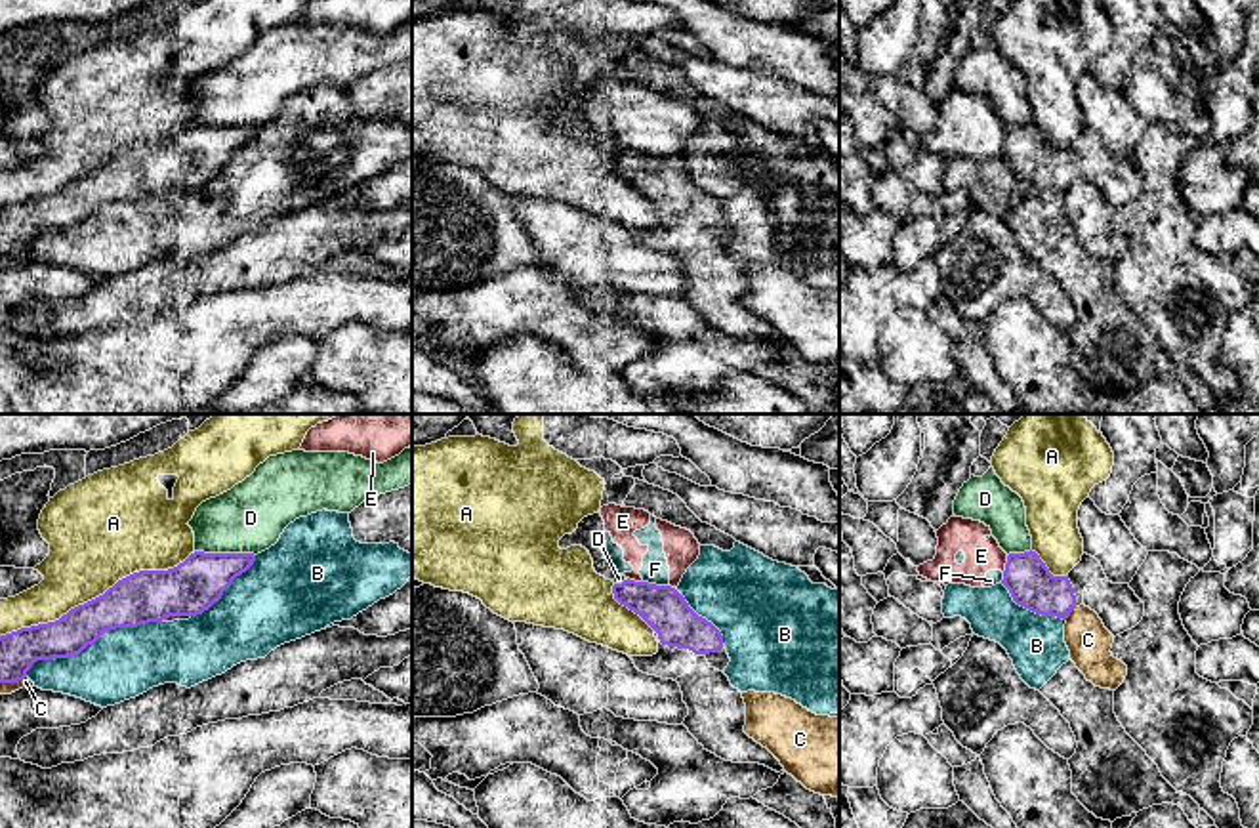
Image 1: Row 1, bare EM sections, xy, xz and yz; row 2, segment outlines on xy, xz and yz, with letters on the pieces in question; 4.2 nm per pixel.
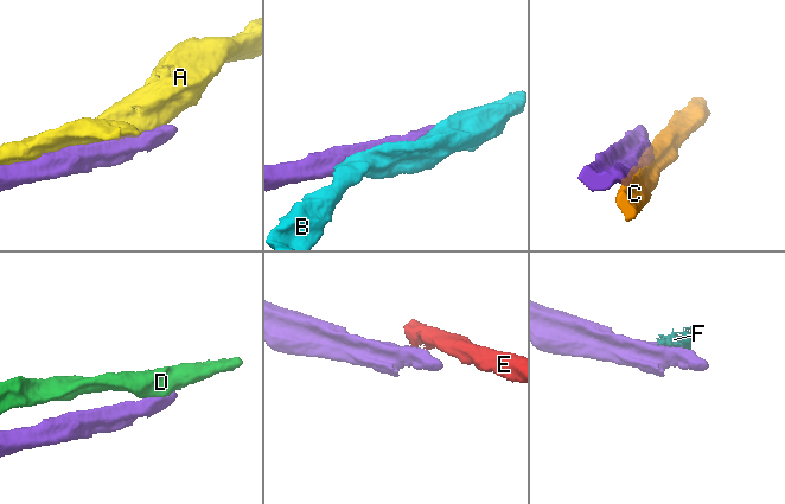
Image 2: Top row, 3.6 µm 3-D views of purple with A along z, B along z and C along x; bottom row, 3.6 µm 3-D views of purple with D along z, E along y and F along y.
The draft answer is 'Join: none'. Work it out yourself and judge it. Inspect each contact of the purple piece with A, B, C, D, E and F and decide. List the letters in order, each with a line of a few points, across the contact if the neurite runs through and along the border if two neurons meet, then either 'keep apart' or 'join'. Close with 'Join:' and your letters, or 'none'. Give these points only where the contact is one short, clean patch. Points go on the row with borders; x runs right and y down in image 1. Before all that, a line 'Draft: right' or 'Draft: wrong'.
Draft: right
A: keep apart
B: keep apart
C: keep apart
D: line xy (195, 550), (250, 552), (254, 556); keep apart
E: keep apart
F: keep apart
Join: none

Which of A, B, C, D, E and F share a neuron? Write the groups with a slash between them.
A / B / C / D / E F

